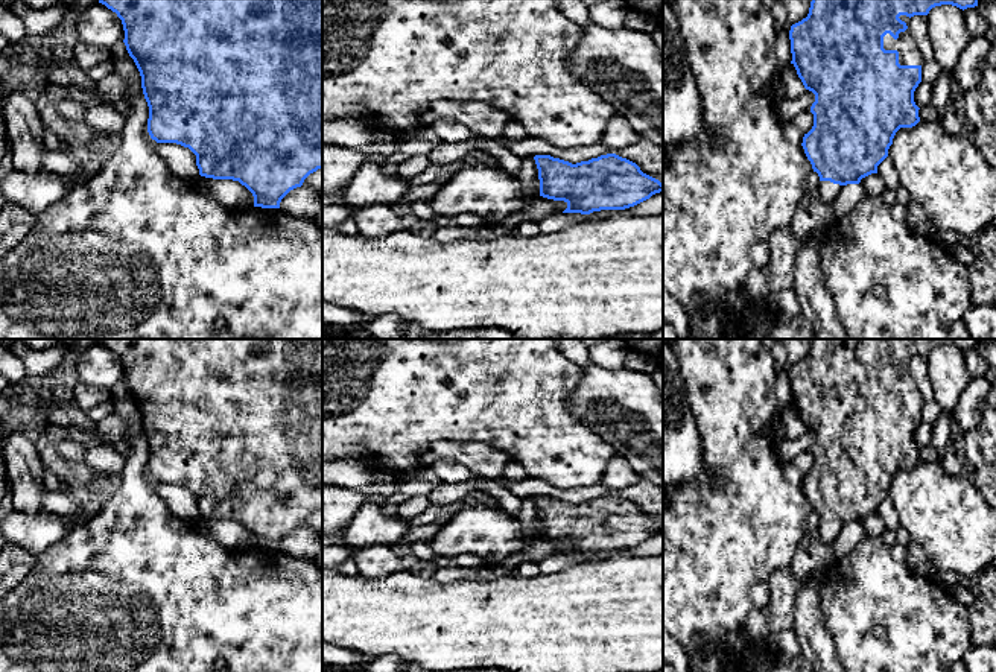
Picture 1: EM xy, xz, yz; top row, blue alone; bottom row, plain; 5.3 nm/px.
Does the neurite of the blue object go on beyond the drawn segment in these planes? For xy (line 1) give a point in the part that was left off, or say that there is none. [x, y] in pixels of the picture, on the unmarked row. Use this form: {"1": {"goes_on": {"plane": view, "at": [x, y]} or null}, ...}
{"1": {"goes_on": null}}

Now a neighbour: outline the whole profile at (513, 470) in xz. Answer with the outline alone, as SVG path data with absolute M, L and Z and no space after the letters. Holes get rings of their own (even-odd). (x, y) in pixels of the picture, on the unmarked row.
M509 461L503 467L502 477L506 480L523 480L528 477L528 471L520 462Z

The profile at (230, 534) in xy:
M198 515L193 521L196 528L204 528L208 537L227 549L251 549L254 547L252 534L233 520L213 520Z

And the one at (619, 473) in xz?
M614 455L605 468L601 483L610 491L619 491L640 479L640 474L633 470L631 464L625 458Z

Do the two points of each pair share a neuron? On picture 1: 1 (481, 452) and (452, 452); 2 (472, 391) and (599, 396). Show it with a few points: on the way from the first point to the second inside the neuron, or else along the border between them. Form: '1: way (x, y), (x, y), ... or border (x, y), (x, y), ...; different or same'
1: way (473, 452), (459, 452); same
2: border (581, 368), (581, 380), (567, 408), (590, 426); different

